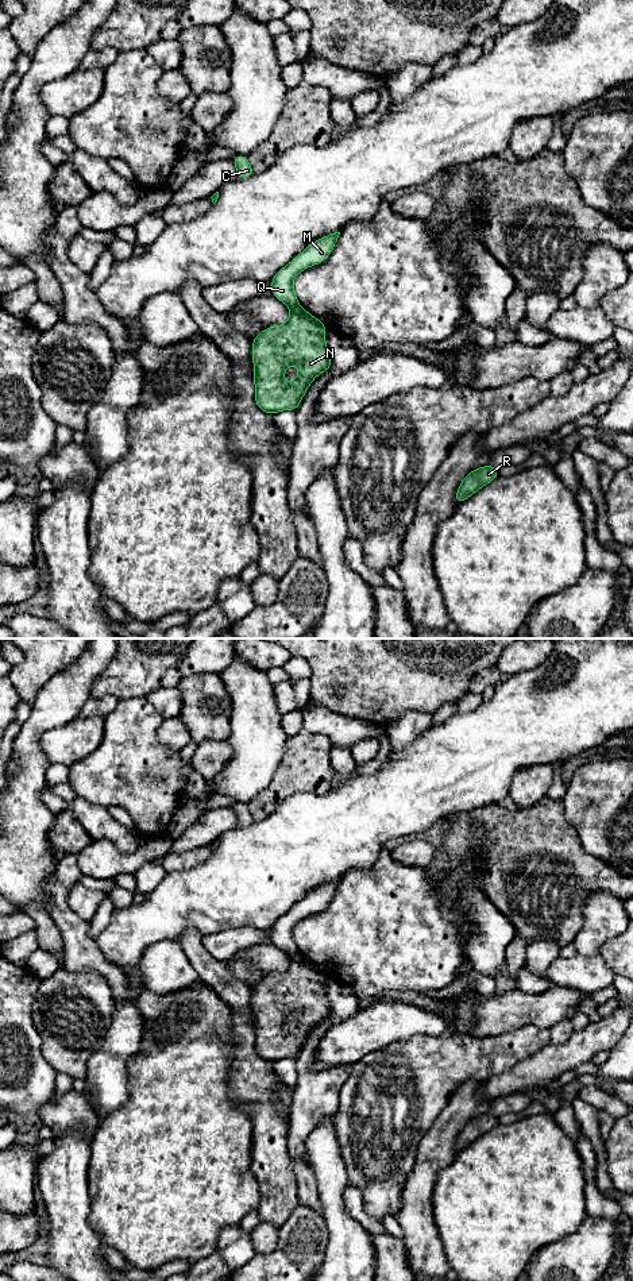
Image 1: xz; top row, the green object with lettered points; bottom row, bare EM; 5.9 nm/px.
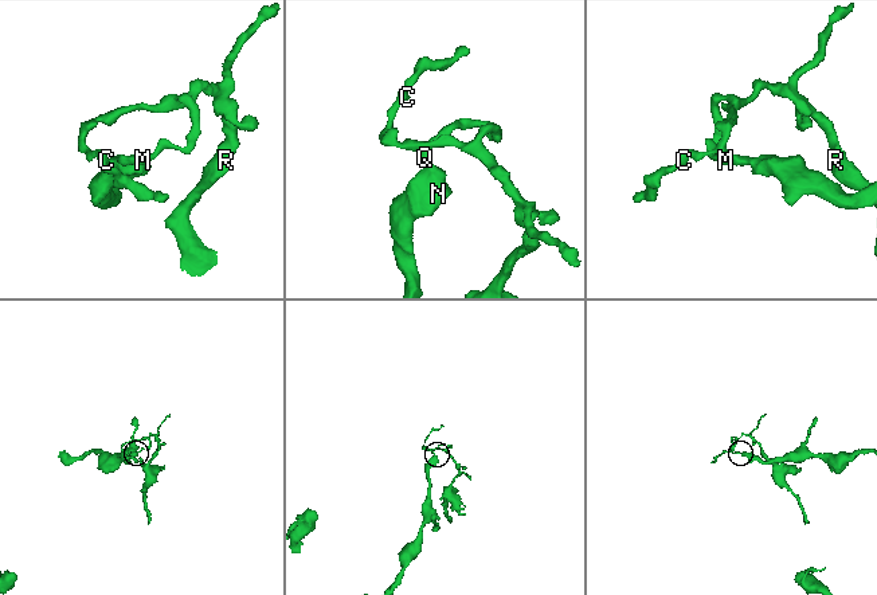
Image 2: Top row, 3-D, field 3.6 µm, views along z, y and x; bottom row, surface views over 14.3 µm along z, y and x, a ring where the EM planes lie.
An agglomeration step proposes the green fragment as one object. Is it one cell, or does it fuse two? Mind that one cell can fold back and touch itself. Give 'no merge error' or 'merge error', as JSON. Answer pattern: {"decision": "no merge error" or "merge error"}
{"decision": "merge error"}

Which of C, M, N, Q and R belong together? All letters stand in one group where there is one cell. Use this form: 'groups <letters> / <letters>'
groups C M Q R / N

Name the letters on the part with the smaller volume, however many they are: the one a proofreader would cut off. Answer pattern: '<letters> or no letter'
C, M, Q, R

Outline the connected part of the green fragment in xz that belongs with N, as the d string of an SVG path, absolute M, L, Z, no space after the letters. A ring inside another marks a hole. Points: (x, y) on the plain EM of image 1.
M302 954L290 956L285 973L271 973L252 987L255 1053L265 1061L296 1058L312 1029L332 1016L323 969ZM298 1012L297 1027L286 1031L283 1019Z

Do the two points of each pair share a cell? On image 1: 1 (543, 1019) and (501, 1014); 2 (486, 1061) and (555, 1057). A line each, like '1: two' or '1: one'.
1: one
2: two

